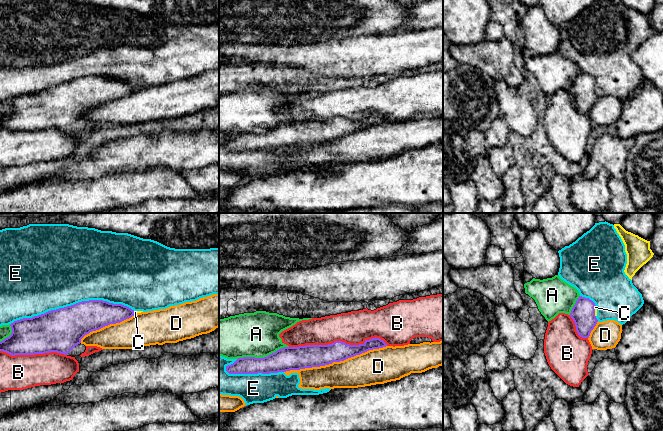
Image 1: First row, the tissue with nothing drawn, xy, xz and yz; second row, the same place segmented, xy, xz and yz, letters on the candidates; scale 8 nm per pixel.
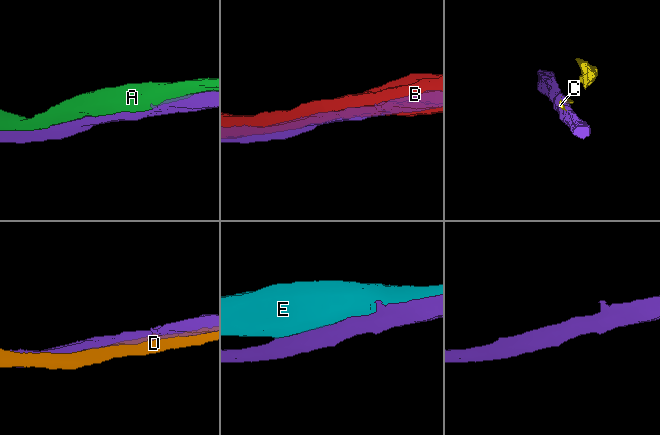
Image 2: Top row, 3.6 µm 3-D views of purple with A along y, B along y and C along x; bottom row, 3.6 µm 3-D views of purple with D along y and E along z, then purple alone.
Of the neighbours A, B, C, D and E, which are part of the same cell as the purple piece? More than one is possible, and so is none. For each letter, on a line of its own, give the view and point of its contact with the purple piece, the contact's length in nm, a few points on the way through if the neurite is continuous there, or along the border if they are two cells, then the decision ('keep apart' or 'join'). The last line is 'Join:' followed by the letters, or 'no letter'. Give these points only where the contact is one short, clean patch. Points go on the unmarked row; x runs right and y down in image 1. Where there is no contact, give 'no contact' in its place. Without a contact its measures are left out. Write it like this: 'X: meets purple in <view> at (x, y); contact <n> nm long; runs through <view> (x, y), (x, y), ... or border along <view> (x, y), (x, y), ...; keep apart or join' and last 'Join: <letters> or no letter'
A: meets purple in xz at (262, 134); contact 420 nm long; keep apart
B: meets purple in xz at (338, 117); contact 800 nm long; keep apart
C: meets purple in yz at (594, 87); contact 90 nm long; keep apart
D: meets purple in xz at (335, 137); contact 850 nm long; keep apart
E: meets purple in xy at (72, 81); contact 1000 nm long; keep apart
Join: no letter

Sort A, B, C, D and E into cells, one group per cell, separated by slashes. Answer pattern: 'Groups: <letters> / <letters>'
Groups: A / B / C E / D

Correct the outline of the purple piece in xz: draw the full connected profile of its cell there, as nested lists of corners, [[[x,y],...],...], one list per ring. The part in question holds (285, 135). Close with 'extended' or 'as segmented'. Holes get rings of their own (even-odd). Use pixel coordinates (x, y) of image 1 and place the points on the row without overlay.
[[[375,113],[359,121],[335,117],[328,121],[284,123],[264,134],[238,134],[233,140],[226,142],[226,147],[229,150],[270,150],[320,143],[386,122],[383,116]]]; as segmented

